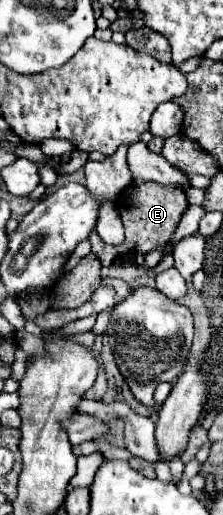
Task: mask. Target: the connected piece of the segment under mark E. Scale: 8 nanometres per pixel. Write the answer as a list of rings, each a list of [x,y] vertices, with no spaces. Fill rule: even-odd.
[[[131,183],[129,187],[125,187],[121,191],[115,205],[117,205],[121,221],[125,225],[125,243],[113,247],[113,245],[103,243],[101,237],[97,235],[97,231],[91,231],[91,235],[89,235],[91,251],[97,255],[97,259],[103,265],[111,265],[117,255],[131,255],[134,253],[135,255],[147,255],[155,247],[167,245],[167,241],[171,239],[171,235],[175,233],[175,229],[177,229],[177,225],[181,221],[181,215],[189,207],[183,189],[165,187],[165,185],[159,185],[159,183],[151,183],[151,185],[135,185],[135,183]]]

